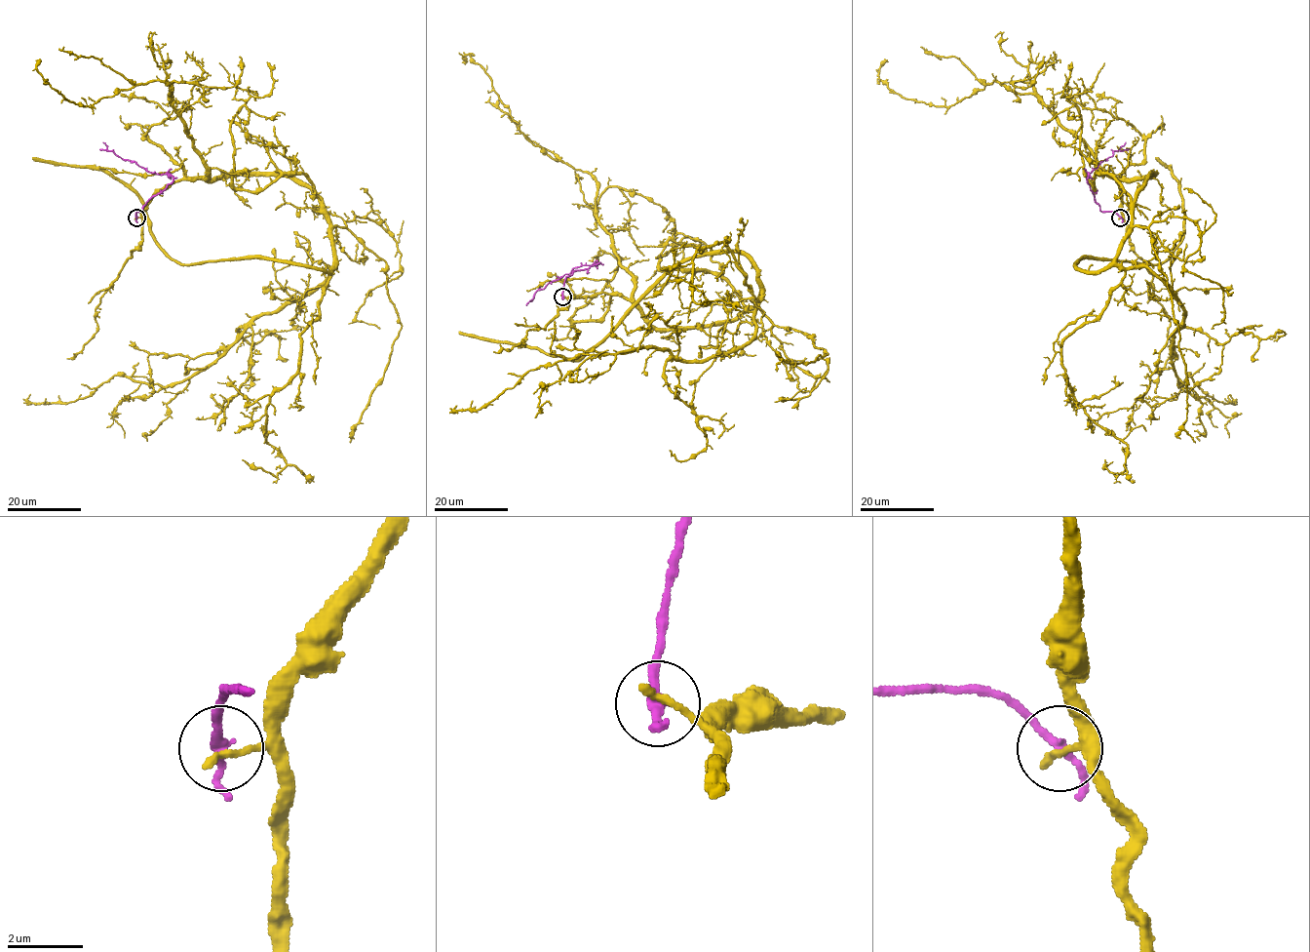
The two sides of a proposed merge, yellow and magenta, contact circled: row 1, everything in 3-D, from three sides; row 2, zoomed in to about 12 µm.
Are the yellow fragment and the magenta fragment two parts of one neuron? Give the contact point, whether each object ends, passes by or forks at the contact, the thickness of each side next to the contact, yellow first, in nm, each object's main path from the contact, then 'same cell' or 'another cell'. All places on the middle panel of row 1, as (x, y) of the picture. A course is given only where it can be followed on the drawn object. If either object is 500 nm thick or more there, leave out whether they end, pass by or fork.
place (562, 297); yellow ends; magenta passes by; calibres 220 and 240 nm; course yellow (562, 297), (618, 295), (659, 329), (730, 322), (761, 293), (729, 352), (578, 354), (456, 405); course magenta (562, 297), (564, 279), (599, 262), (574, 267), (569, 274), (551, 281), (538, 290), (526, 305); another cell

